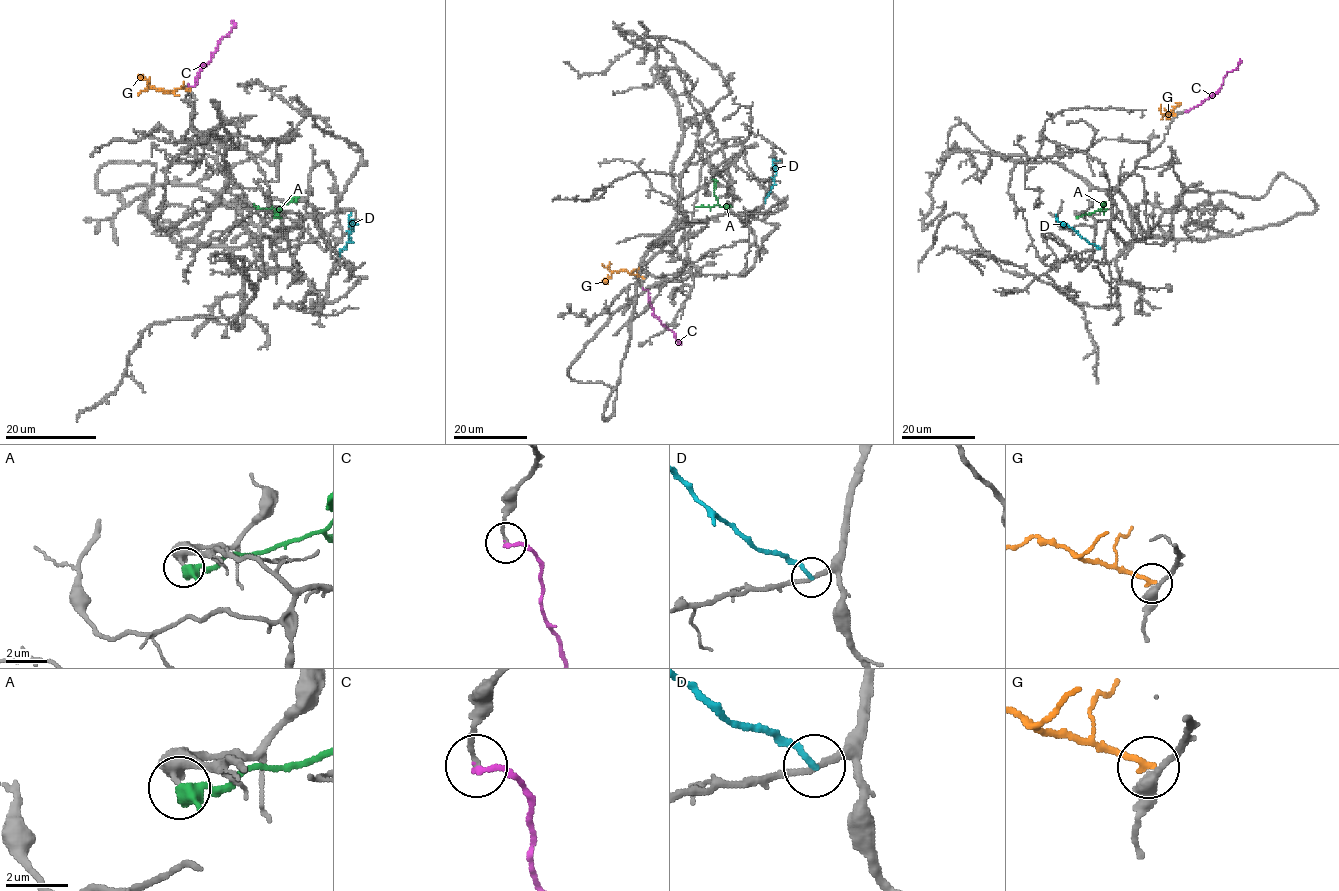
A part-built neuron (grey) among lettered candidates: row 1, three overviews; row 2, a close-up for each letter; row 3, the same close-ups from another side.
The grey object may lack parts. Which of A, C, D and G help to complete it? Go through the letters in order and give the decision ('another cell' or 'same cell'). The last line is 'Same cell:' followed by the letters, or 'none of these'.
A: another cell
C: same cell
D: another cell
G: another cell
Same cell: C

